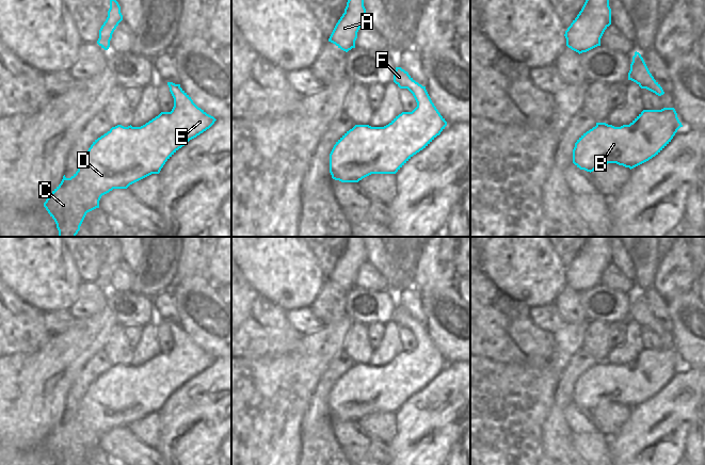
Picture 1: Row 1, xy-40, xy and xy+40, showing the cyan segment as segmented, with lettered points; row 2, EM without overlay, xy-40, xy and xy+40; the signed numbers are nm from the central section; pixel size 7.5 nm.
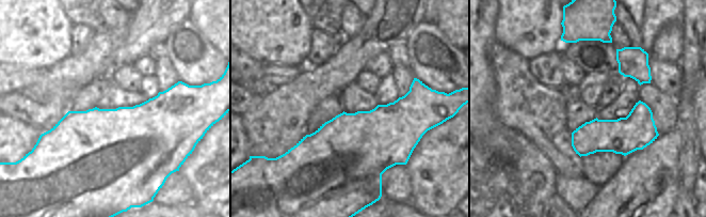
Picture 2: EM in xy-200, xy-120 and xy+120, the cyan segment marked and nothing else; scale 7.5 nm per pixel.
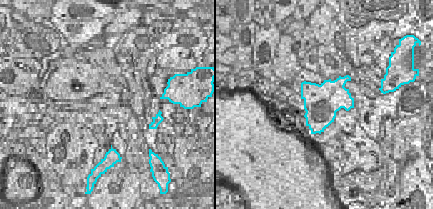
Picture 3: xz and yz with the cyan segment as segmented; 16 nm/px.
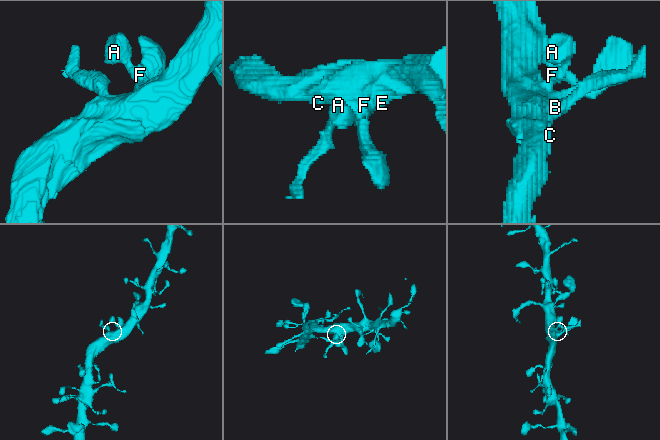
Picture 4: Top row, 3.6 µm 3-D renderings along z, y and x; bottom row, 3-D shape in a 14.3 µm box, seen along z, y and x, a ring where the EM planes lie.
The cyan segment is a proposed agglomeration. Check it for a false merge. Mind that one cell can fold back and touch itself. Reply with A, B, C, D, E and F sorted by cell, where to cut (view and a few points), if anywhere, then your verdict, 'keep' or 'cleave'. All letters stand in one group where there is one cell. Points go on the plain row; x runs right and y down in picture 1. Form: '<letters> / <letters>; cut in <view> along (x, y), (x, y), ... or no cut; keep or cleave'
A B C D E F; no cut; keep

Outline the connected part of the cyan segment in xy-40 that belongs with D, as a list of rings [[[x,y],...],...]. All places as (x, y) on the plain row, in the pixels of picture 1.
[[[167,321],[167,324],[174,337],[171,351],[161,351],[141,366],[112,366],[93,381],[78,410],[70,417],[63,415],[61,422],[44,442],[57,465],[81,465],[86,452],[99,447],[102,434],[113,428],[127,428],[151,413],[159,413],[179,387],[214,363],[217,358],[198,347],[180,323]]]

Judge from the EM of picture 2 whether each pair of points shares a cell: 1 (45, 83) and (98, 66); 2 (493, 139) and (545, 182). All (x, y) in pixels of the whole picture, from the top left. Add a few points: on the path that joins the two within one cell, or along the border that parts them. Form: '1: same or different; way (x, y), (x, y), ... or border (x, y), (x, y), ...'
1: same; way (58, 77), (85, 67)
2: different; border (527, 139), (514, 157), (500, 159), (491, 155)

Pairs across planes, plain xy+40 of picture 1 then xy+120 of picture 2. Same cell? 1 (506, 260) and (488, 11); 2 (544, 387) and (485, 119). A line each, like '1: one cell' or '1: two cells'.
1: two cells
2: two cells

